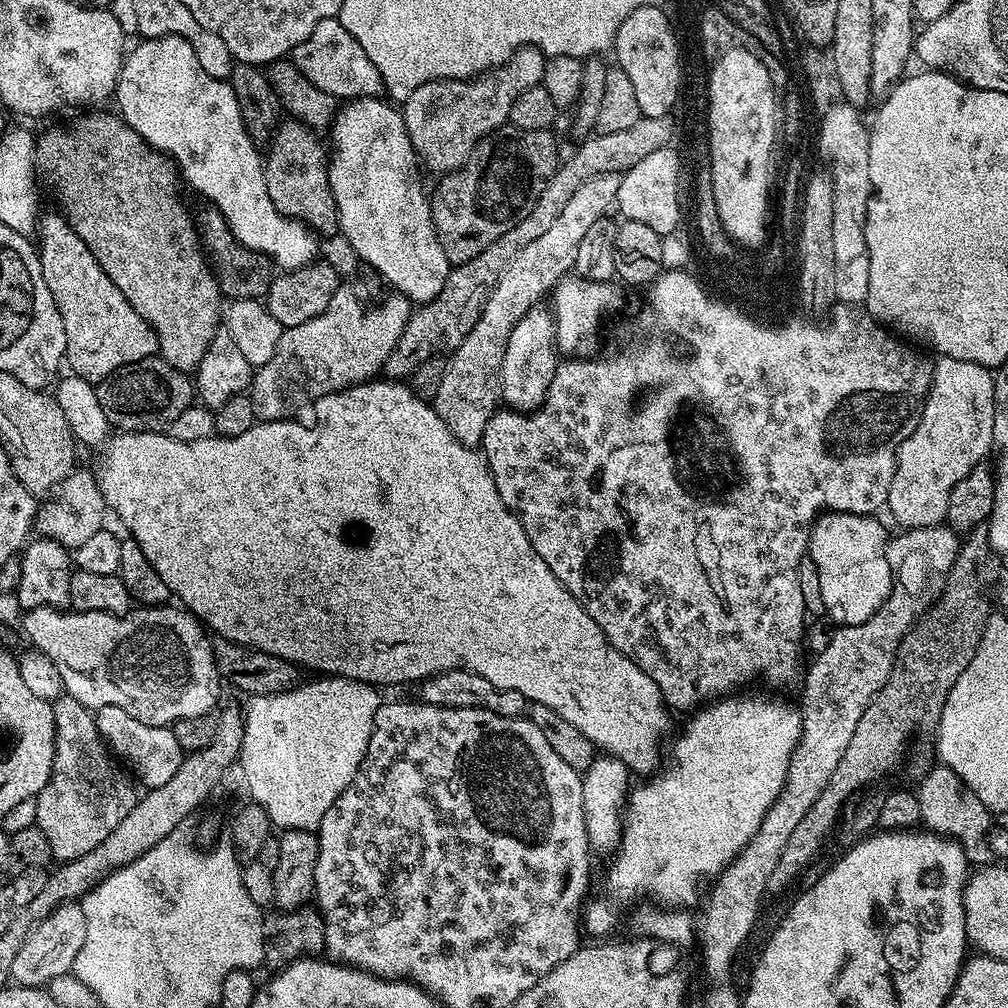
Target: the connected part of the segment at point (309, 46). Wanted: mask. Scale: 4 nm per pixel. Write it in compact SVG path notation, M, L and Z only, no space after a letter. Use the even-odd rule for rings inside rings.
M333 18L318 22L318 26L314 26L310 38L306 38L306 42L302 42L298 47L292 49L290 60L306 79L314 86L318 86L318 90L331 96L337 98L379 97L384 92L384 83L378 74L378 66L374 66L374 62L370 62L370 58L366 58L366 50L362 50L362 46L358 46L354 37L340 25L339 19Z

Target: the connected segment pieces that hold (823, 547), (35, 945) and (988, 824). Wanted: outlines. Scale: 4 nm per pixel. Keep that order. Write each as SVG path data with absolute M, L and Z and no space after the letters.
M825 511L812 526L812 534L808 537L807 555L810 564L816 567L816 580L820 583L820 600L833 620L833 625L847 626L861 624L870 619L886 602L892 592L892 567L888 561L888 545L884 528L875 515L859 516L856 513Z
M64 903L56 911L39 919L21 941L11 966L11 981L19 987L37 988L47 985L56 976L67 975L74 958L86 940L86 918L83 905Z
M941 764L931 765L923 776L915 791L919 821L923 827L937 835L955 840L964 849L971 865L989 867L996 858L995 852L987 843L987 835L994 822L992 813L972 792L964 788L960 779L949 767Z

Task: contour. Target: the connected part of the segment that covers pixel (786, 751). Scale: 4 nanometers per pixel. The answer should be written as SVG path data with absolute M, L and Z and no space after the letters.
M728 694L723 698L717 698L703 706L697 707L691 713L692 716L684 724L680 737L672 744L672 753L667 753L666 763L648 780L631 789L626 801L626 807L622 813L622 835L614 855L611 857L612 865L608 868L608 884L612 888L620 888L624 896L644 896L647 892L653 892L661 905L672 910L688 910L691 904L700 896L700 883L703 880L711 881L730 866L732 860L754 838L758 826L762 826L762 818L766 818L766 810L774 806L782 786L786 782L786 774L790 766L792 751L800 740L800 709L795 703L787 704L784 700L771 700L768 696L736 696Z

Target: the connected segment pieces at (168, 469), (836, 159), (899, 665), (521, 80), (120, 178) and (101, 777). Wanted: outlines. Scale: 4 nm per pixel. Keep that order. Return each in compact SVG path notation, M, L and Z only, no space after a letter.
M373 378L362 384L353 384L351 388L344 388L341 392L331 392L329 396L324 396L322 399L316 401L314 405L316 425L313 428L308 424L299 424L299 419L296 418L265 420L253 424L250 430L246 430L246 434L238 434L237 436L222 436L217 434L206 438L202 442L190 442L189 444L186 442L178 442L174 438L167 436L164 432L125 431L123 434L116 434L118 436L113 435L107 441L106 449L108 448L108 457L105 458L104 465L98 468L100 488L104 492L107 507L113 513L116 511L120 515L121 522L128 527L127 535L131 539L136 540L138 546L142 546L142 554L146 554L146 558L150 558L150 566L154 566L154 570L158 570L158 578L162 578L162 582L166 582L169 593L175 599L177 596L181 600L177 601L187 611L191 612L201 624L211 629L216 636L225 636L227 640L244 644L247 648L257 648L266 654L274 654L278 658L288 660L291 664L297 665L304 670L313 668L316 671L313 673L316 674L345 676L348 680L357 680L363 684L371 684L373 686L381 686L380 684L408 684L411 680L423 682L430 676L436 676L439 672L449 672L455 668L465 668L471 672L482 674L482 678L486 678L489 682L494 682L494 686L505 688L506 690L518 690L518 694L522 694L525 701L531 702L532 704L550 706L550 710L562 714L562 718L566 718L566 722L578 726L578 730L582 730L582 734L586 734L586 738L601 753L621 760L628 767L629 773L655 773L662 764L660 743L663 742L664 735L668 732L668 715L670 715L670 712L665 705L663 694L658 690L658 686L654 682L654 678L650 678L650 674L643 672L634 661L623 656L615 646L608 642L608 639L602 634L602 630L594 622L594 618L590 618L590 614L586 609L573 596L568 594L562 581L550 570L550 566L546 566L546 562L542 562L542 558L538 558L538 554L534 550L534 546L530 542L526 530L520 525L519 516L506 506L506 502L502 502L502 494L498 494L498 486L492 477L492 471L488 465L487 458L477 451L476 448L471 448L462 442L458 442L458 438L454 438L454 434L448 429L446 422L436 413L435 407L423 395L417 394L411 388L412 393L407 388L408 386L407 383L393 382L387 378Z
M847 102L832 104L823 109L819 147L828 159L832 185L834 186L834 290L836 300L842 304L863 305L868 299L870 286L870 254L864 237L864 223L868 213L868 203L872 201L870 182L870 131L867 123L860 121L861 113Z
M987 527L973 528L963 537L960 548L956 551L954 566L948 571L948 581L944 584L944 589L940 591L940 596L902 638L902 642L898 646L896 661L892 663L890 670L892 680L886 678L882 690L878 690L878 694L872 697L866 710L862 710L862 718L858 718L858 726L854 726L854 734L850 737L850 746L846 746L846 751L842 753L842 759L838 761L838 767L834 769L834 774L830 774L830 782L826 782L826 787L822 790L822 794L818 794L814 806L810 806L810 810L806 810L802 822L798 822L797 828L790 834L786 847L782 849L782 858L778 858L778 866L775 867L769 878L767 887L769 893L786 891L788 883L796 875L799 877L813 863L811 860L819 854L828 840L828 835L831 832L833 835L837 831L844 805L849 803L861 790L867 789L864 787L871 780L878 779L883 772L888 772L895 766L896 759L903 754L904 747L908 744L908 736L914 735L915 732L924 732L927 728L928 731L935 729L939 724L942 706L946 702L954 682L958 682L958 678L964 673L966 666L970 666L970 662L982 642L984 626L990 615L988 587L999 578L1000 571L1002 571L1002 565L988 541Z
M529 46L518 49L505 64L500 64L471 80L431 80L418 86L418 90L414 90L414 94L410 94L402 102L402 115L423 167L425 164L430 171L436 172L435 174L447 174L460 169L482 137L509 123L508 115L518 96L541 83L545 61L546 57L540 49Z
M92 110L89 111L92 112L89 116L78 117L73 124L68 124L65 128L48 128L44 133L41 134L40 132L36 141L35 167L41 173L44 171L48 175L48 180L52 183L53 190L56 191L56 200L61 204L59 207L62 209L62 215L67 220L69 226L76 231L78 238L82 238L82 242L86 242L86 246L92 251L94 258L102 266L102 270L106 270L110 280L122 290L122 294L130 304L148 320L153 330L156 331L156 337L160 343L158 352L162 359L170 366L177 368L179 372L191 373L200 367L210 342L214 342L217 332L221 331L222 328L222 304L220 308L222 293L220 291L220 283L216 281L213 265L204 251L193 213L190 211L190 208L184 205L184 200L180 197L181 185L178 183L177 165L157 148L150 147L119 115L113 114L111 116L110 113L104 111L108 110Z
M71 694L60 695L56 700L51 701L51 706L56 727L54 758L50 778L44 789L34 798L36 801L35 827L40 828L42 834L46 834L46 842L52 851L53 861L65 862L82 858L84 854L94 850L100 842L105 841L106 836L135 806L138 791L136 792L137 785L130 779L129 773L110 755L108 745L100 736L93 709L82 705L79 697Z

